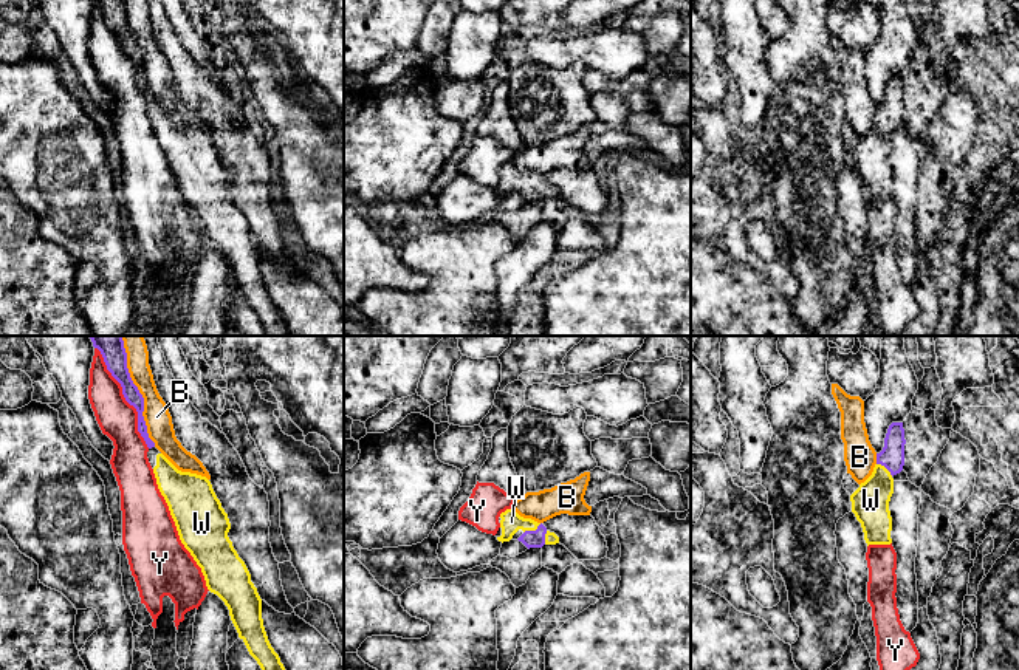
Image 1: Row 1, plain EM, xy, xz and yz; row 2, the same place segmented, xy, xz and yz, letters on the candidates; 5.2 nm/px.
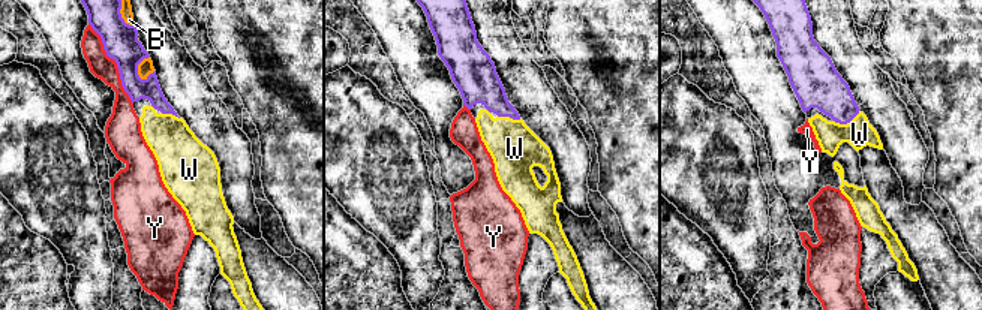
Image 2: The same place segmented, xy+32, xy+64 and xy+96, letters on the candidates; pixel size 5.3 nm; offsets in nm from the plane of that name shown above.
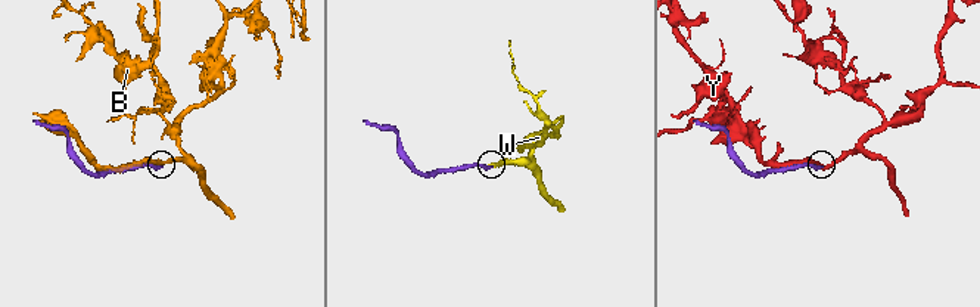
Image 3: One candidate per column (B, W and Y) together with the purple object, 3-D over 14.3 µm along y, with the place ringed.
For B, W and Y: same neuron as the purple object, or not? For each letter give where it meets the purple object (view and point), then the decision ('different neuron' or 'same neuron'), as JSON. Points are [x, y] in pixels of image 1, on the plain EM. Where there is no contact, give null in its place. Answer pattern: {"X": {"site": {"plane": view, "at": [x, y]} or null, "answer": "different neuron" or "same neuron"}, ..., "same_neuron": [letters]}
{"B": {"site": {"plane": "xy", "at": [141, 50]}, "answer": "different neuron"}, "W": {"site": {"plane": "xz", "at": [531, 184]}, "answer": "same neuron"}, "Y": {"site": {"plane": "xy", "at": [124, 50]}, "answer": "different neuron"}, "same_neuron": ["W"]}

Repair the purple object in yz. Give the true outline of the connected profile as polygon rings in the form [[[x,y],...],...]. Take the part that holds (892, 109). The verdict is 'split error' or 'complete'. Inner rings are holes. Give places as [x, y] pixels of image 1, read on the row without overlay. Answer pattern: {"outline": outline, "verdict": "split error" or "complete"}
{"outline": [[[892,76],[884,91],[884,101],[877,107],[872,128],[850,149],[852,166],[861,176],[869,198],[890,198],[892,170],[889,155],[894,147],[894,128],[904,119],[903,76]]], "verdict": "split error"}

